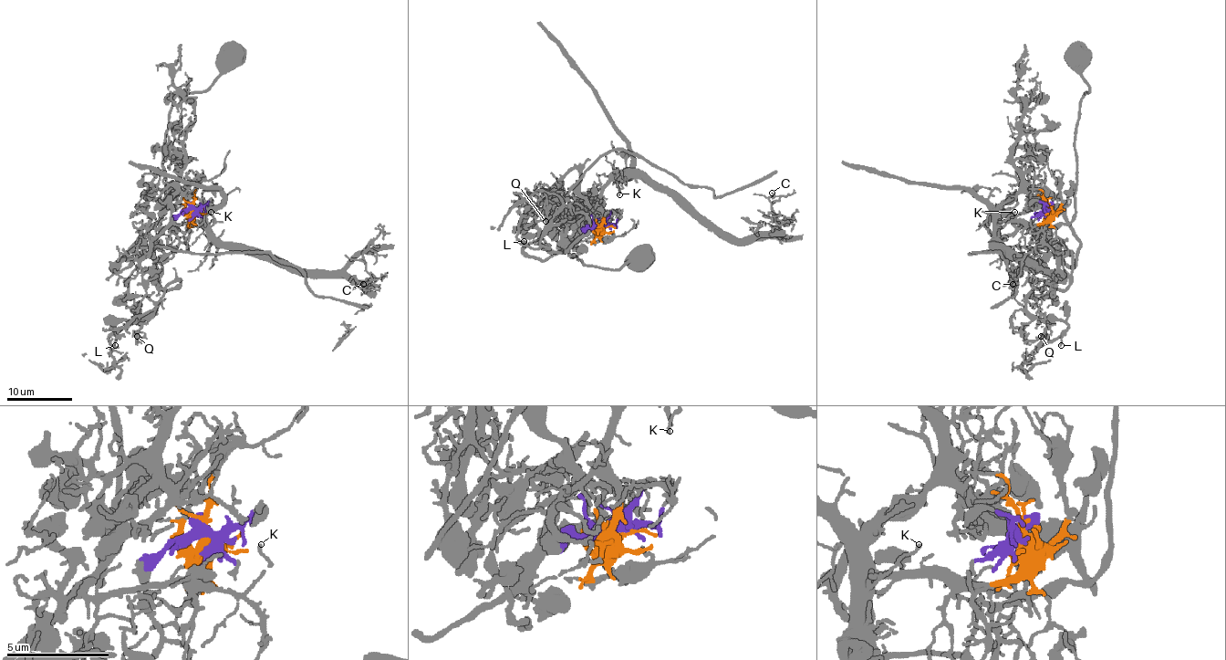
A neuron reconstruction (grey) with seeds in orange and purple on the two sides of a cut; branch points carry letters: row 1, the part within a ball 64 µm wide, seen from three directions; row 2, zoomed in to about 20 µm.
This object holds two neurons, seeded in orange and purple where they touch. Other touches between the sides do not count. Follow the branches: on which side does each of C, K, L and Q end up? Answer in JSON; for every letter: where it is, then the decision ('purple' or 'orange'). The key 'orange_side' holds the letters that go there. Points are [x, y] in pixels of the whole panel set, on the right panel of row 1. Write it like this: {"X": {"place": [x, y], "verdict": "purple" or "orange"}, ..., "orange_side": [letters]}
{"C": {"place": [1013, 284], "verdict": "orange"}, "K": {"place": [1014, 212], "verdict": "orange"}, "L": {"place": [1061, 345], "verdict": "purple"}, "Q": {"place": [1041, 336], "verdict": "purple"}, "orange_side": ["C", "K"]}

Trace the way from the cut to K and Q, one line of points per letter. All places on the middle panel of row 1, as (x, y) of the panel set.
K: (601, 227), (599, 193), (618, 178), (622, 182), (618, 194)
Q: (601, 227), (583, 227), (585, 217), (560, 244), (571, 244), (565, 234), (573, 211), (548, 201), (545, 221)

